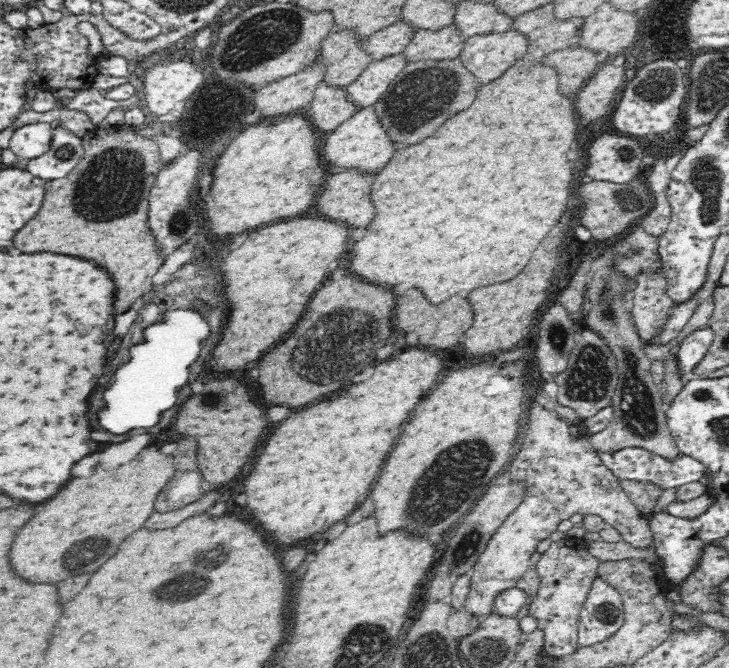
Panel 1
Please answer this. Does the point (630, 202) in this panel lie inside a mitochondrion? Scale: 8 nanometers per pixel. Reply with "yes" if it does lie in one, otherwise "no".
yes

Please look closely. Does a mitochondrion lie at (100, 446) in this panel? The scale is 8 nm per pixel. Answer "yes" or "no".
no

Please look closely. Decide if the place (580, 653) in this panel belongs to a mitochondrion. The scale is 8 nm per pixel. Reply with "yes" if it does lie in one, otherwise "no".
no

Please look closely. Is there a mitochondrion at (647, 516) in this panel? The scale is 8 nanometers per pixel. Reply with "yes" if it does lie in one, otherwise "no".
no

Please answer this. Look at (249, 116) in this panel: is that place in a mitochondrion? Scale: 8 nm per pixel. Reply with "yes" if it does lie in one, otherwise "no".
no

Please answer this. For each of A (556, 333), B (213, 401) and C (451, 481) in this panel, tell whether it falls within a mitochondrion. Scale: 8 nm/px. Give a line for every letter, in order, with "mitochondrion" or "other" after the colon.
A: mitochondrion
B: mitochondrion
C: mitochondrion

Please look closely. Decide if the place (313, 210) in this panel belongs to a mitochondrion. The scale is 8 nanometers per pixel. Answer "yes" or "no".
no

